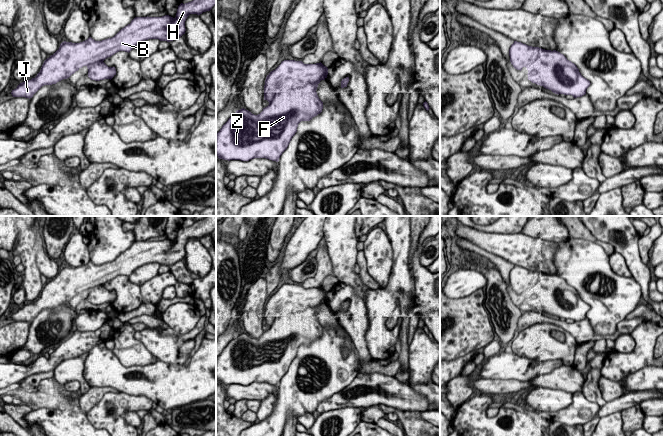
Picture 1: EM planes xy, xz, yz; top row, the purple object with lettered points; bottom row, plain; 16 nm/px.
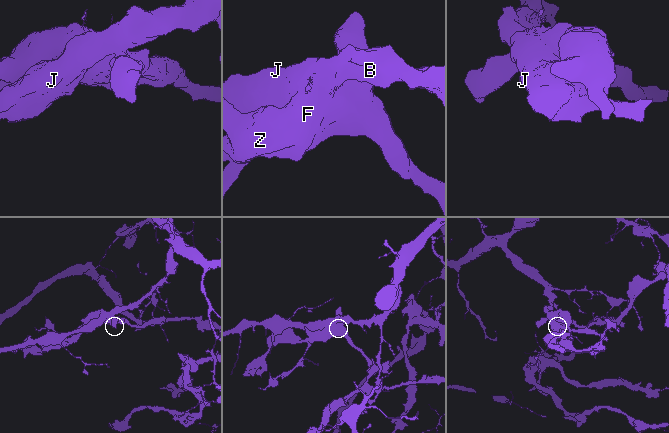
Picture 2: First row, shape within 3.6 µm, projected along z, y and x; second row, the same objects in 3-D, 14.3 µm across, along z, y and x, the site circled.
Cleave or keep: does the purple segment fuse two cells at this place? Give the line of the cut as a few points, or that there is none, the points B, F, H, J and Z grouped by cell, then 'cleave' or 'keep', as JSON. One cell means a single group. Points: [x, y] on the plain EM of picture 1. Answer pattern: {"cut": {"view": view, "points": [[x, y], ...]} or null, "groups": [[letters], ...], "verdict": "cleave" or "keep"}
{"cut": {"view": "xz", "points": [[326, 298], [306, 307], [303, 299], [287, 301], [269, 327]]}, "groups": [["B", "H", "J"], ["F", "Z"]], "verdict": "cleave"}

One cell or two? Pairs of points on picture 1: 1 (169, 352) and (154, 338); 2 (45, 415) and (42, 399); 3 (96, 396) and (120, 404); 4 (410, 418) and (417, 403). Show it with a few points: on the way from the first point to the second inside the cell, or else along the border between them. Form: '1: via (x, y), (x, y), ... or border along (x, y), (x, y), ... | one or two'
1: via (165, 348), (158, 342) | one
2: border along (50, 408), (36, 408), (32, 410) | two
3: border along (118, 391), (106, 392), (85, 413) | two
4: border along (390, 406), (396, 409), (417, 410), (420, 412) | two

